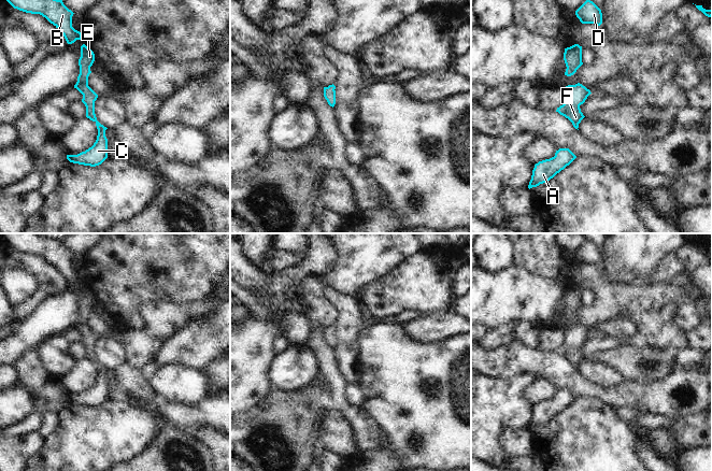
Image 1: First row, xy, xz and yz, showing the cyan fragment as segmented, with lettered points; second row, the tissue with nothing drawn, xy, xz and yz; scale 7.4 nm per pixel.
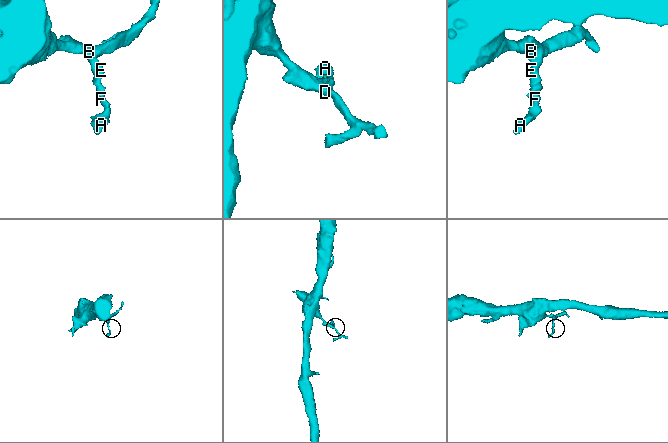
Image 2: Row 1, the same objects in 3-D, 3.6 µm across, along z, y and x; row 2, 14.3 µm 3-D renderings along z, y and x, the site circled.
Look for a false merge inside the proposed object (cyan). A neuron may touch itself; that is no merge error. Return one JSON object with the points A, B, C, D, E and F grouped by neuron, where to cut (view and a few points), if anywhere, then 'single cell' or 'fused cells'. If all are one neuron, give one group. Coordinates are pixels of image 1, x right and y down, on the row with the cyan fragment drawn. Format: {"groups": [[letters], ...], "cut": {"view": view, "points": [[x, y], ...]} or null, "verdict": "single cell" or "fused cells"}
{"groups": [["A", "B", "C", "D", "E", "F"]], "cut": null, "verdict": "single cell"}

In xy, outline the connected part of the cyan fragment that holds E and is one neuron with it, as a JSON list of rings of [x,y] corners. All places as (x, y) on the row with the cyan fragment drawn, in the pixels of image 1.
[[[85,44],[81,46],[81,57],[79,59],[80,74],[77,82],[74,85],[82,95],[82,102],[86,106],[86,117],[96,123],[98,129],[97,140],[91,147],[77,155],[67,155],[70,162],[96,167],[101,165],[108,158],[108,139],[105,130],[108,129],[101,125],[95,114],[95,101],[98,95],[88,86],[88,76],[91,73],[90,67],[95,61],[94,52]]]

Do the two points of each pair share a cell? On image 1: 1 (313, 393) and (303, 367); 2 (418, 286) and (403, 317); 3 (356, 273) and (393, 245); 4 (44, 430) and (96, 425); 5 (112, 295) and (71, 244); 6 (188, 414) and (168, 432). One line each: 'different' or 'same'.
1: different
2: different
3: same
4: different
5: different
6: different

